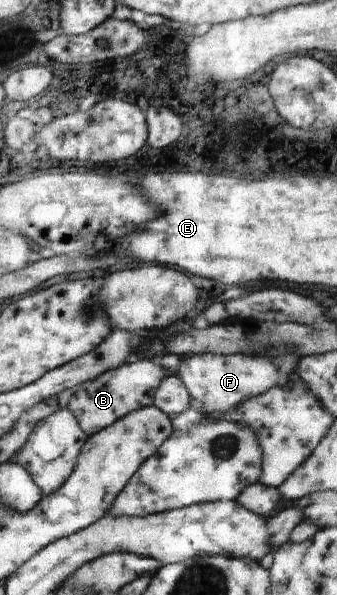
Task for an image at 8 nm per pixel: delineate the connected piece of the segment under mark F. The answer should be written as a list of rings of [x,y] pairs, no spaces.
[[[195,354],[184,356],[180,360],[177,375],[187,388],[191,397],[191,408],[203,411],[206,416],[213,419],[221,419],[233,408],[244,404],[249,398],[257,397],[267,393],[273,386],[285,386],[291,373],[295,373],[296,365],[299,364],[300,357],[286,354],[276,358],[267,358],[261,355],[243,354]]]

